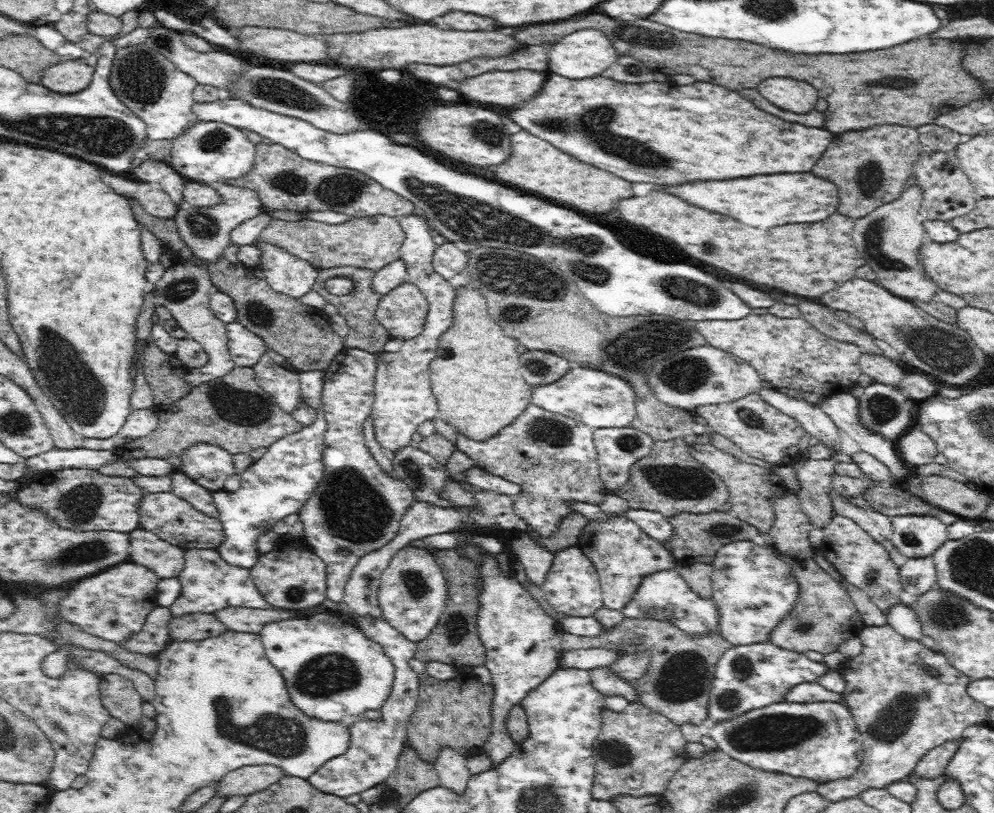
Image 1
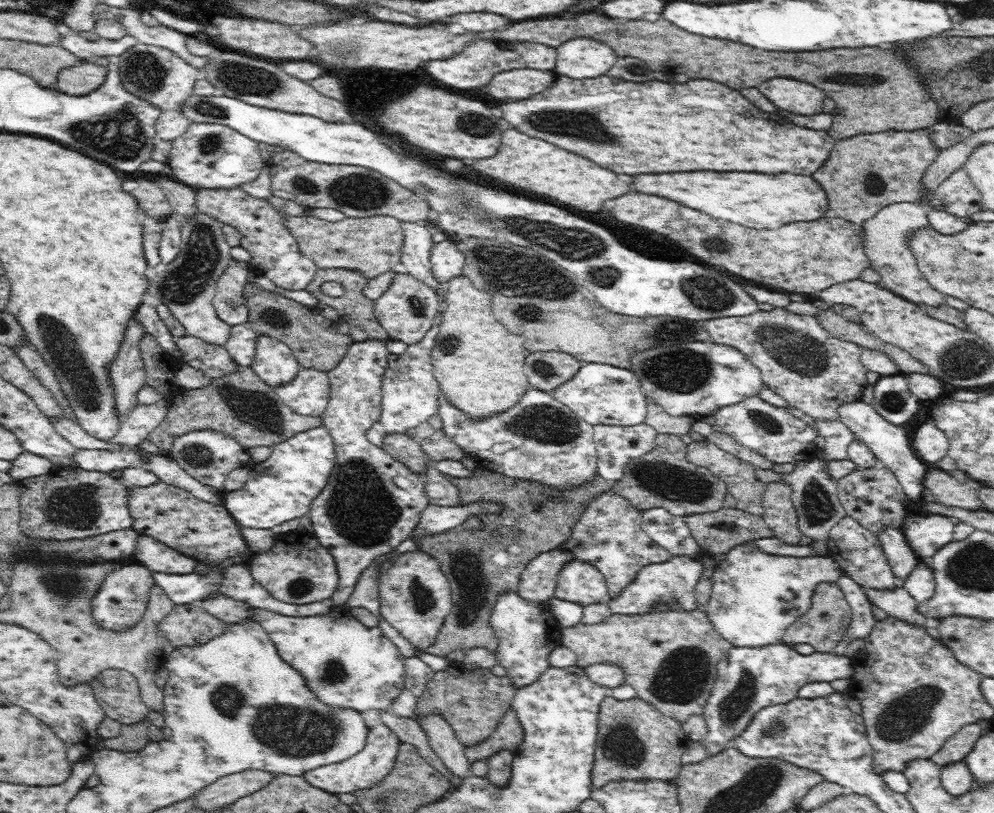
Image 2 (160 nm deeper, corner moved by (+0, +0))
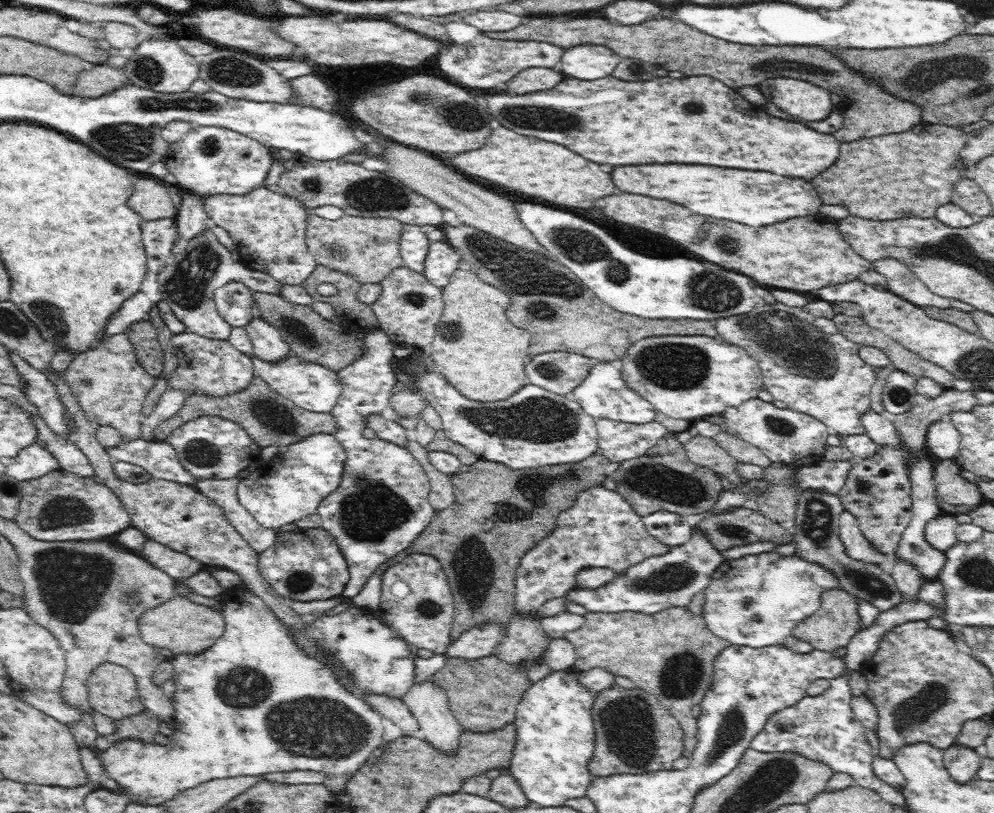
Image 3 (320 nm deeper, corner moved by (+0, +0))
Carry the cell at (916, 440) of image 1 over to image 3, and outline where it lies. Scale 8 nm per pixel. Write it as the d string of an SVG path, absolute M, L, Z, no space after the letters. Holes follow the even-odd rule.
M951 420L932 423L927 432L928 452L938 458L954 459L960 450L961 437Z

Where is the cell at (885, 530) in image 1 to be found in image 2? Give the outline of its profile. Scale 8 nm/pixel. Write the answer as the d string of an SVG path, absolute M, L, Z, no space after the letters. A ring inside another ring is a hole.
M888 528L888 530L880 531L877 538L884 555L889 560L892 572L906 582L910 578L910 574L914 574L915 566L921 559L915 555L912 548L907 544L903 531Z

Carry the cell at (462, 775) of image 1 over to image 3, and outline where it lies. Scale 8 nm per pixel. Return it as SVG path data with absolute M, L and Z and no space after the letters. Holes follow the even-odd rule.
M428 678L422 682L413 682L413 685L408 688L406 695L402 695L401 699L407 704L409 711L416 717L419 724L421 737L428 741L442 754L452 755L456 753L456 748L459 747L460 738L460 723L453 715L449 707L449 700L445 689L438 687L432 678Z

